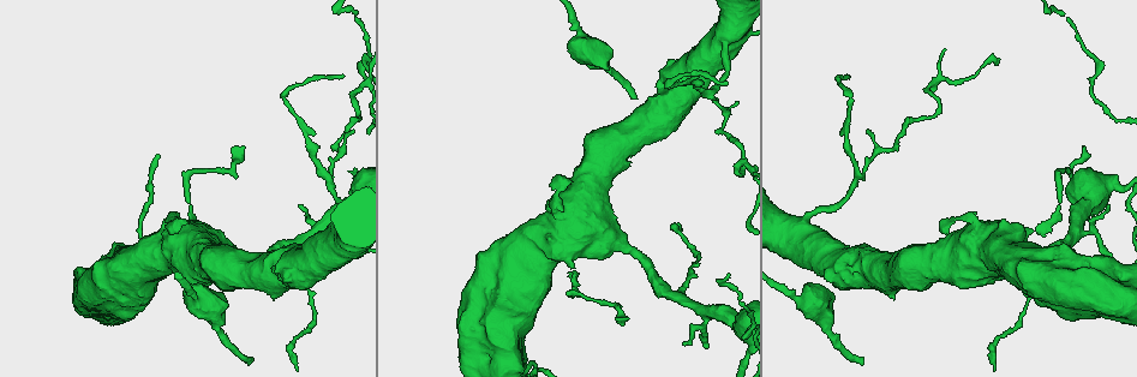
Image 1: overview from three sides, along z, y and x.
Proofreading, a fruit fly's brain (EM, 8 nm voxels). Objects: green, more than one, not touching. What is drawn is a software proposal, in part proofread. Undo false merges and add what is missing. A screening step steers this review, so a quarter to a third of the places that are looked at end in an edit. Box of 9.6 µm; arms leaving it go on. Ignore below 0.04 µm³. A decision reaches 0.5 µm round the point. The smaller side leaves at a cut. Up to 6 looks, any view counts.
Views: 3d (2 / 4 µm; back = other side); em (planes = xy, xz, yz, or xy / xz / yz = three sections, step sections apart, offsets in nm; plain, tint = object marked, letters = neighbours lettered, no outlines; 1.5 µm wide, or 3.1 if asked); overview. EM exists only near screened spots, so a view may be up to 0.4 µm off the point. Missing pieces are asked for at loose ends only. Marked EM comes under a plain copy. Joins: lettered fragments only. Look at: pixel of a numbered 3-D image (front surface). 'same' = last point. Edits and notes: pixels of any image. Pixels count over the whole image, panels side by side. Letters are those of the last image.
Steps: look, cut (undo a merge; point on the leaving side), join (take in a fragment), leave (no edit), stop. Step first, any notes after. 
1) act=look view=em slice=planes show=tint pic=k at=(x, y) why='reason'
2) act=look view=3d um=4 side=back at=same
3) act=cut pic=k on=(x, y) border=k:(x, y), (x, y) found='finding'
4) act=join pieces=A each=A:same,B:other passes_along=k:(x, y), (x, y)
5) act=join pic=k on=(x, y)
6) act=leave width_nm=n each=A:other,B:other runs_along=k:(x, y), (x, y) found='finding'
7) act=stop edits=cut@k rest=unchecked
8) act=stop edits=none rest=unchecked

act=look view=3d um=4 pic=1 at=(195, 295)

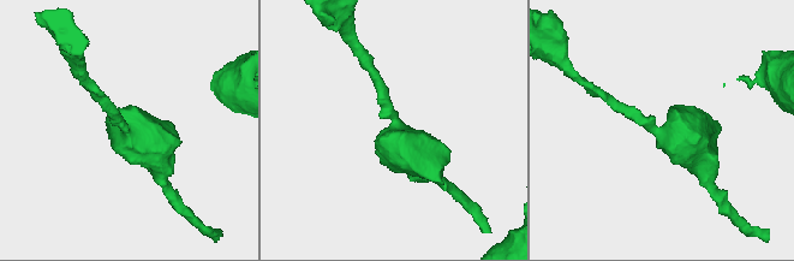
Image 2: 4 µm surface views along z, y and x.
act=look view=em slice=planes show=tint pic=2 at=(654, 129)

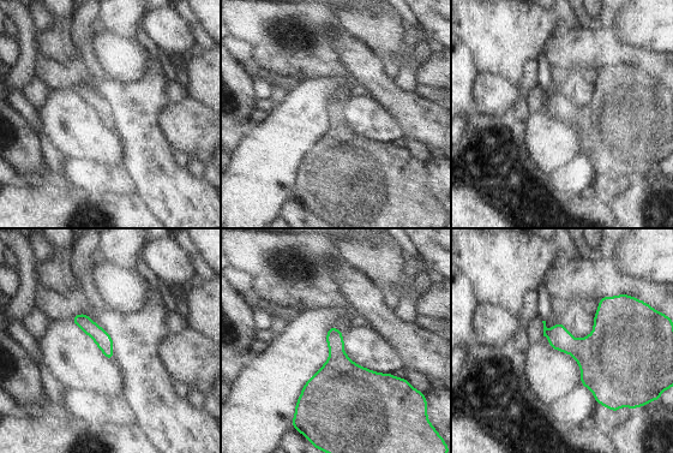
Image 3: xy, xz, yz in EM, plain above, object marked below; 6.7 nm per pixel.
act=look view=em slice=planes show=letters at=same

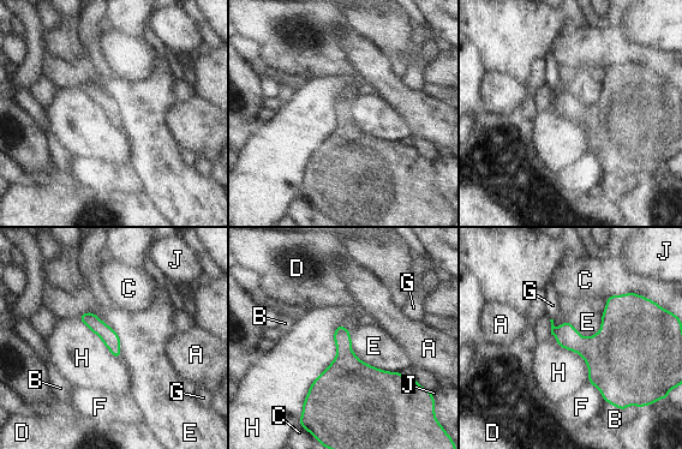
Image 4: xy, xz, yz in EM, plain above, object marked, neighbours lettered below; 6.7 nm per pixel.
act=leave each=A:other,B:other,C:other,D:other,E:other,F:other,G:other,H:other,J:other runs_along=4:(84, 317), (112, 341), (117, 353) found='one neuron here'

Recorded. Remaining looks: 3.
act=look view=em slice=planes show=letters pic=1 at=(329, 177) why='arms part here'

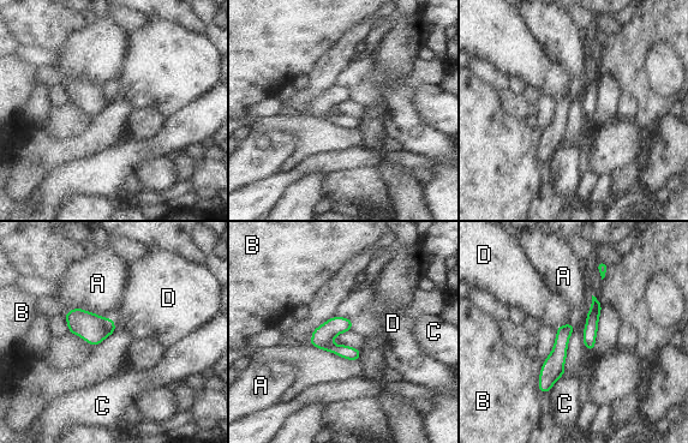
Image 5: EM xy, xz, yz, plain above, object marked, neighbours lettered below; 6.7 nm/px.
act=leave each=A:other,B:other,C:other,D:other runs_along=5:(567, 327), (558, 355), (543, 388) found='continuous, no second neuron'

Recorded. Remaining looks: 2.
act=look view=em um=3.1 slice=planes show=letters pic=1 at=(1084, 145)

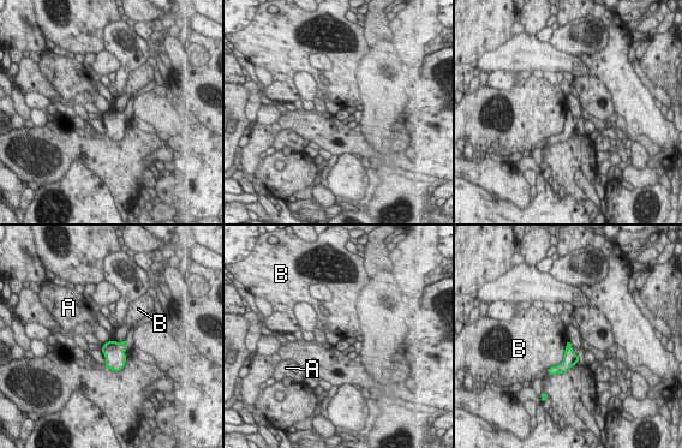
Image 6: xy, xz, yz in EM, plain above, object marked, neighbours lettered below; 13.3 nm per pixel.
act=leave width_nm=100 longest_contact=B:460nm each=A:other,B:other found='no lettered fragment goes on from it'

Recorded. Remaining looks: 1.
act=stop edits=none rest=unchecked

